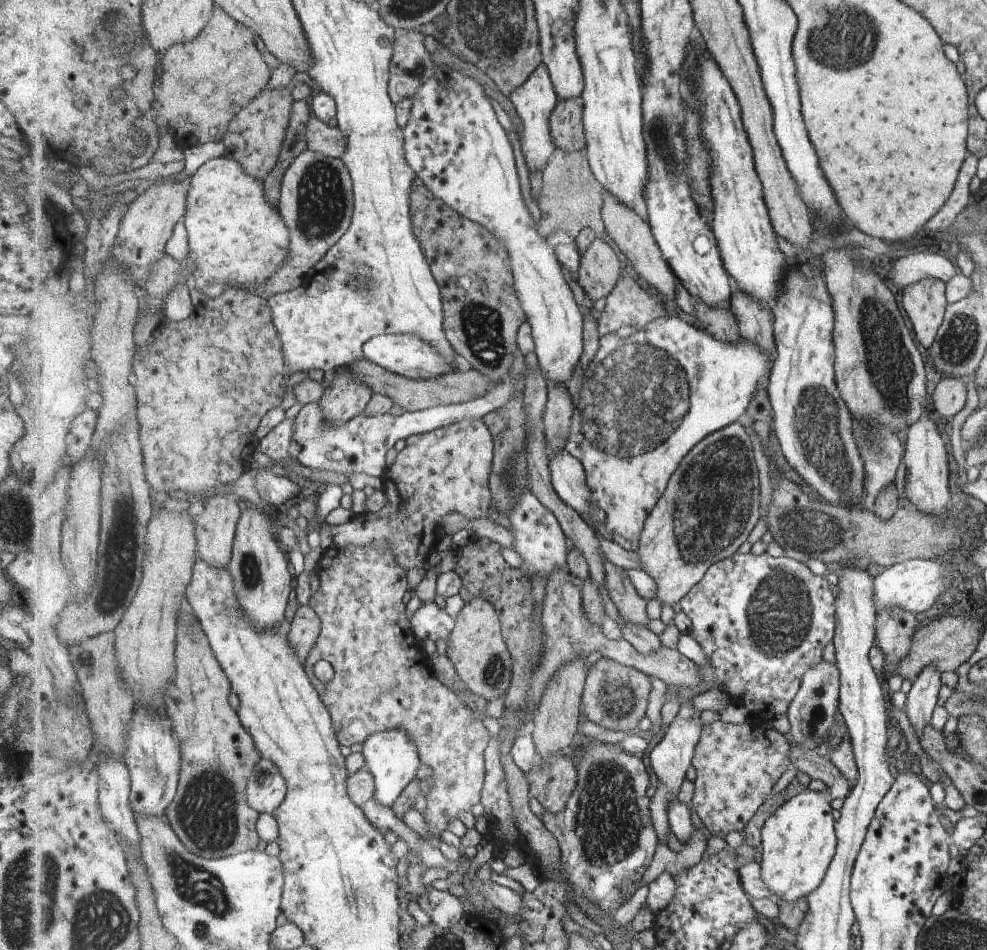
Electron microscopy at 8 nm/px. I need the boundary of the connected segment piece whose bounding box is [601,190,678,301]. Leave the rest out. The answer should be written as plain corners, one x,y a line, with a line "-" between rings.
611,191
603,192
603,205
601,208
602,222
611,241
627,256
635,269
635,275
653,286
665,300
675,300
677,290
677,276
672,266
663,257
663,251
653,234
650,222
645,220
634,208
623,204

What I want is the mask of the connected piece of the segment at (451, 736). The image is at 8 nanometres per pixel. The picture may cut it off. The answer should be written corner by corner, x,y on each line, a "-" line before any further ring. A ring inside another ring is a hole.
377,543
371,544
369,547
360,546
346,546
345,548
337,547
335,545
330,546
325,550
317,564
315,572
319,576
319,588
315,594
311,597
310,604
321,617
322,631
318,638
317,644
310,652
308,659
306,660
306,670
309,676
312,678
313,684
317,687
325,706
328,706
329,712
332,714
333,726
336,729
340,743
343,746
353,746
353,744
364,744
368,738
375,733
401,729
410,737
416,741
418,750
420,751
421,762
427,765
432,770
433,786
430,788
427,794
427,808
425,810
426,823
429,829
435,837
432,840
422,838
432,846
439,846
439,837
448,829
448,826
457,819
459,814
463,812
475,812
477,804
482,802
482,794
484,792
484,784
486,781
486,750
491,738
489,738
489,730
483,726
481,719
477,718
473,712
473,709
457,694
453,689
450,689
447,685
441,682
440,678
435,674
432,666
430,665
430,658
425,653
420,645
417,636
412,629
412,619
407,616
407,608
405,608
405,594
409,588
409,580
407,580
407,571
401,568
397,562
395,562
395,556
391,554
389,548
379,548
-
321,660
327,660
334,668
334,677
328,681
321,681
315,676
315,664
321,662

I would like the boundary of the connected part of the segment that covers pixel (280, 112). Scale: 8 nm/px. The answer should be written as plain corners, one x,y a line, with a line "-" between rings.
265,89
256,96
249,106
246,106
229,126
226,134
227,155
237,159
244,169
258,179
264,180
280,161
282,146
288,131
291,110
293,110
291,96
285,96
280,89

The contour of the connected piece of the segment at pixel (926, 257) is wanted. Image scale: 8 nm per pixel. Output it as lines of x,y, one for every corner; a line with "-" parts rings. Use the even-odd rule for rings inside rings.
913,252
891,264
889,279
897,288
915,284
919,279
932,278
947,282
958,273
950,259
937,252

